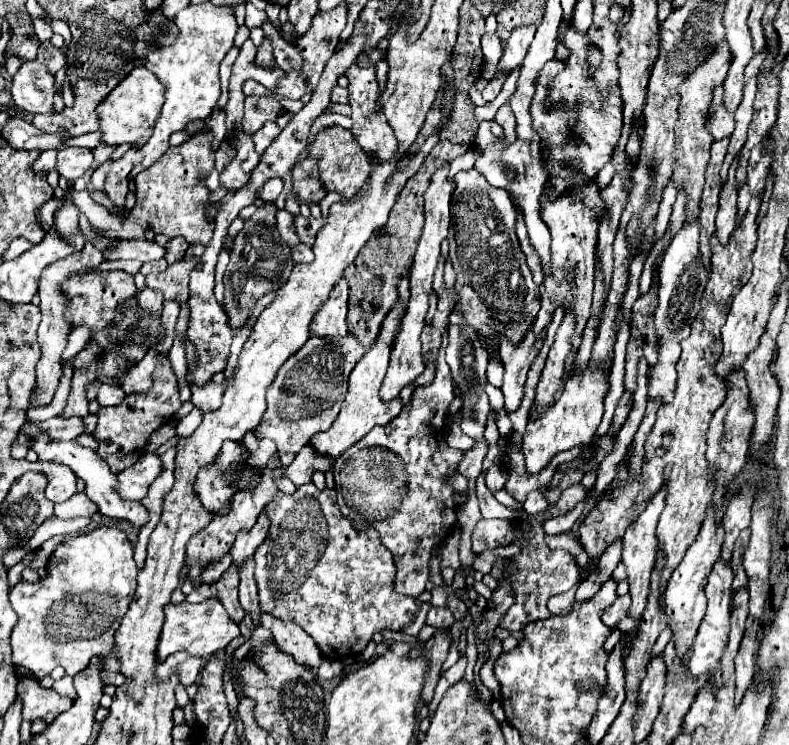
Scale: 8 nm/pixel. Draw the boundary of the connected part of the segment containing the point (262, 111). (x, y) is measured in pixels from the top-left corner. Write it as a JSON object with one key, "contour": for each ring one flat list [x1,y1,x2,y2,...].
{"contour":[[272,95,248,96,244,101,244,119,242,119,244,133,252,135,258,129,262,129,266,121,276,121,280,115,286,113,288,111]]}

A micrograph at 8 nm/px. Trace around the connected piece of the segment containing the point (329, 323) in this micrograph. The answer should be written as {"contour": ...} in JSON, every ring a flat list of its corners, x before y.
{"contour":[[346,279,338,281,332,289,332,297,320,307,320,313,312,319,312,335,340,339,348,333,346,327,346,313,348,313,348,283]]}

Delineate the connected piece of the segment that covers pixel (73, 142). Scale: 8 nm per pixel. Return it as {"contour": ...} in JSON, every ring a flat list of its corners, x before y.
{"contour":[[100,131,84,134,79,137,68,139,62,146,62,149,67,147,86,147,94,149,101,143,102,133]]}

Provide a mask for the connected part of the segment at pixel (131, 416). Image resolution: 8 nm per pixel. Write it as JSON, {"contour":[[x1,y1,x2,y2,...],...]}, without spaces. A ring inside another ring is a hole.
{"contour":[[166,353,158,355,152,381,154,383,146,393,128,395,120,405,100,407,96,413,98,425,92,431,92,437,98,441,96,453,110,465,110,471,114,475,126,467,132,467,144,455,148,437,182,407,182,401,178,399,178,381,176,381,176,375,172,371,172,365]]}

